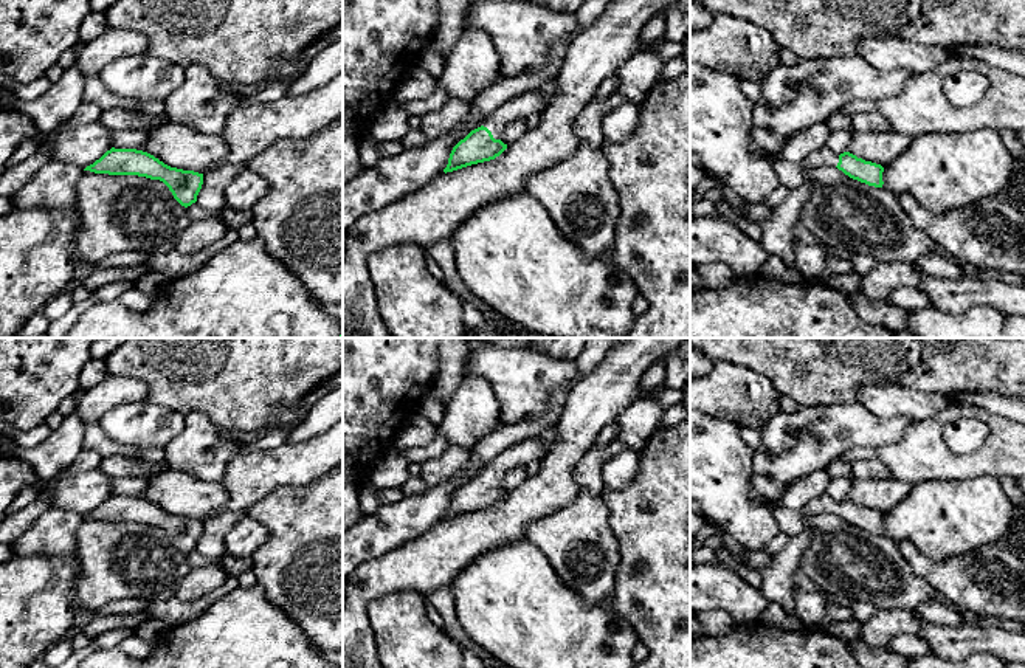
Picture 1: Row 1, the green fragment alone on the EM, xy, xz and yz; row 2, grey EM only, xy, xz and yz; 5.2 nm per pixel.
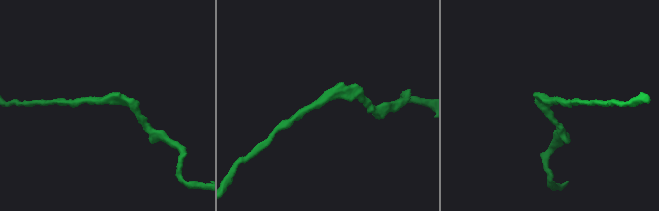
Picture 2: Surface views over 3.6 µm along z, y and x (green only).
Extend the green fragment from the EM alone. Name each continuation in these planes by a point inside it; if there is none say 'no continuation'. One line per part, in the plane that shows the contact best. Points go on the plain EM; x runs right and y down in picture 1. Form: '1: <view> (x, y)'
1: xz (520, 454)

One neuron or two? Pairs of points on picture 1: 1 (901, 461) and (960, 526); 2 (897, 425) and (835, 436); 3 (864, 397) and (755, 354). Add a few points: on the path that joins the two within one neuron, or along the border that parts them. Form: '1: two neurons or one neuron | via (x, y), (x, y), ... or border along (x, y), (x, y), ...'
1: two neurons | border along (957, 479), (931, 479), (914, 485)
2: one neuron | via (881, 430), (850, 430)
3: two neurons | border along (893, 385), (862, 383), (855, 400)

